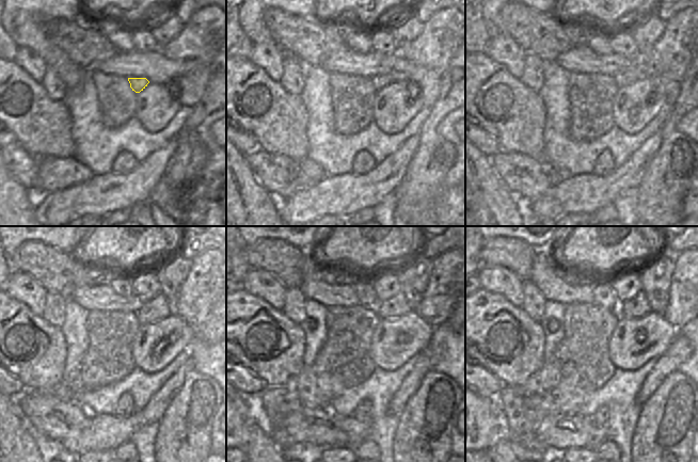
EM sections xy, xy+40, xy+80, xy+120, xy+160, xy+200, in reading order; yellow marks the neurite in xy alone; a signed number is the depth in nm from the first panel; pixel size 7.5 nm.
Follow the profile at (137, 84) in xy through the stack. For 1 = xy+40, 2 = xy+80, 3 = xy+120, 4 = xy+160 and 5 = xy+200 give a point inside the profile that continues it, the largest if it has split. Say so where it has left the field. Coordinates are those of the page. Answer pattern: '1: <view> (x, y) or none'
1: xy+40 (379, 81)
2: xy+80 (635, 72)
3: xy+120 (156, 308)
4: xy+160 (396, 306)
5: xy+200 (637, 306)

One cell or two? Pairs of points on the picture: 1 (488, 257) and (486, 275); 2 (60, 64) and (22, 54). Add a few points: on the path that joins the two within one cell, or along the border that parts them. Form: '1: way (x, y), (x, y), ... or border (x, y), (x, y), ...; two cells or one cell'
1: border (482, 265), (500, 265), (511, 271); two cells
2: border (19, 48), (30, 48), (47, 66); two cells

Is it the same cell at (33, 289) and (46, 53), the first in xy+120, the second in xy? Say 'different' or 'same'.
different

